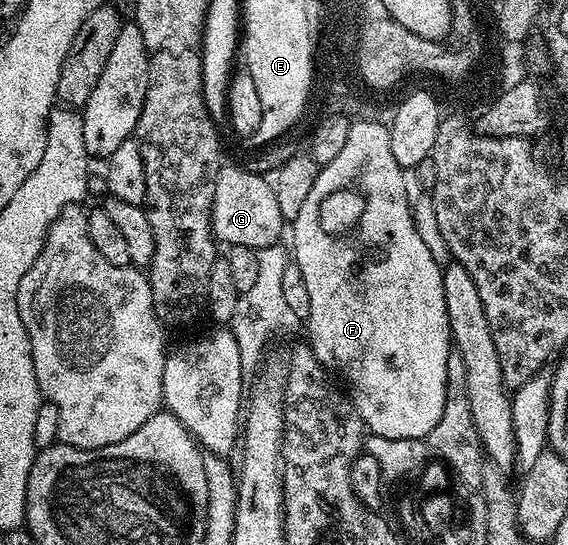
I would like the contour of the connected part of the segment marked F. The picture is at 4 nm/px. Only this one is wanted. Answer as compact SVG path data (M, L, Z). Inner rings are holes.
M356 118L352 120L350 126L350 135L346 138L346 143L342 145L340 151L334 158L334 162L323 165L317 171L316 181L313 188L310 189L310 194L306 198L306 202L302 205L302 211L299 212L298 218L291 221L290 236L292 232L292 244L290 243L291 251L294 253L294 263L298 266L298 270L302 270L302 278L306 278L306 291L310 294L310 315L306 321L308 327L308 340L312 353L316 355L316 360L326 370L337 372L342 379L348 383L346 387L347 395L350 397L353 408L356 409L360 415L360 421L364 423L365 429L373 436L381 436L382 438L414 438L415 440L424 440L430 434L430 430L434 430L438 418L442 418L442 406L446 406L446 362L450 358L450 354L454 350L452 342L452 331L450 330L450 322L446 318L446 294L442 294L442 264L434 258L434 254L430 254L430 250L426 250L425 244L422 242L422 237L418 234L418 230L414 226L414 218L412 217L412 210L408 202L408 189L410 187L409 181L404 181L406 176L405 169L398 166L398 161L394 159L394 154L390 150L390 134L388 133L388 124L382 122L379 124L376 118Z

